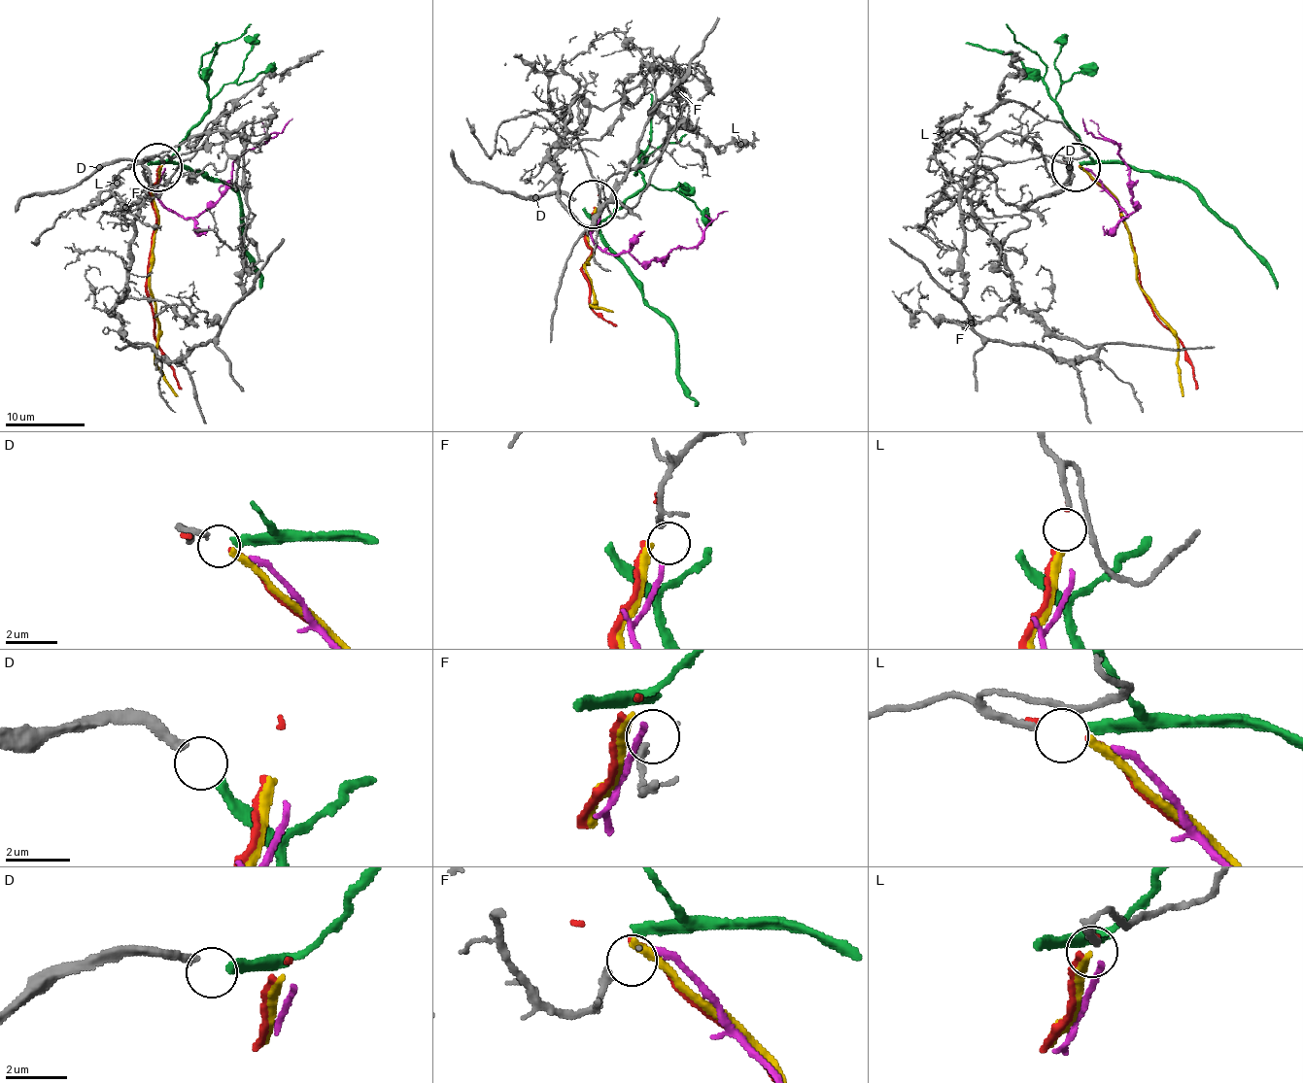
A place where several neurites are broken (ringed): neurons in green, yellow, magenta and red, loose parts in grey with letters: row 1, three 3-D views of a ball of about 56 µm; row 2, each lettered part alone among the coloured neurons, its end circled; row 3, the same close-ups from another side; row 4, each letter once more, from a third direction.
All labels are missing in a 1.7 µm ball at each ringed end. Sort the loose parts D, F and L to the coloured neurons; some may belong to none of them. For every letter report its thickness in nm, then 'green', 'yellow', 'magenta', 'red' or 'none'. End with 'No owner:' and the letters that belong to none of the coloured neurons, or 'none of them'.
D: 300 nm | green
F: 260 nm | magenta
L: 190 nm | none
No owner: L

